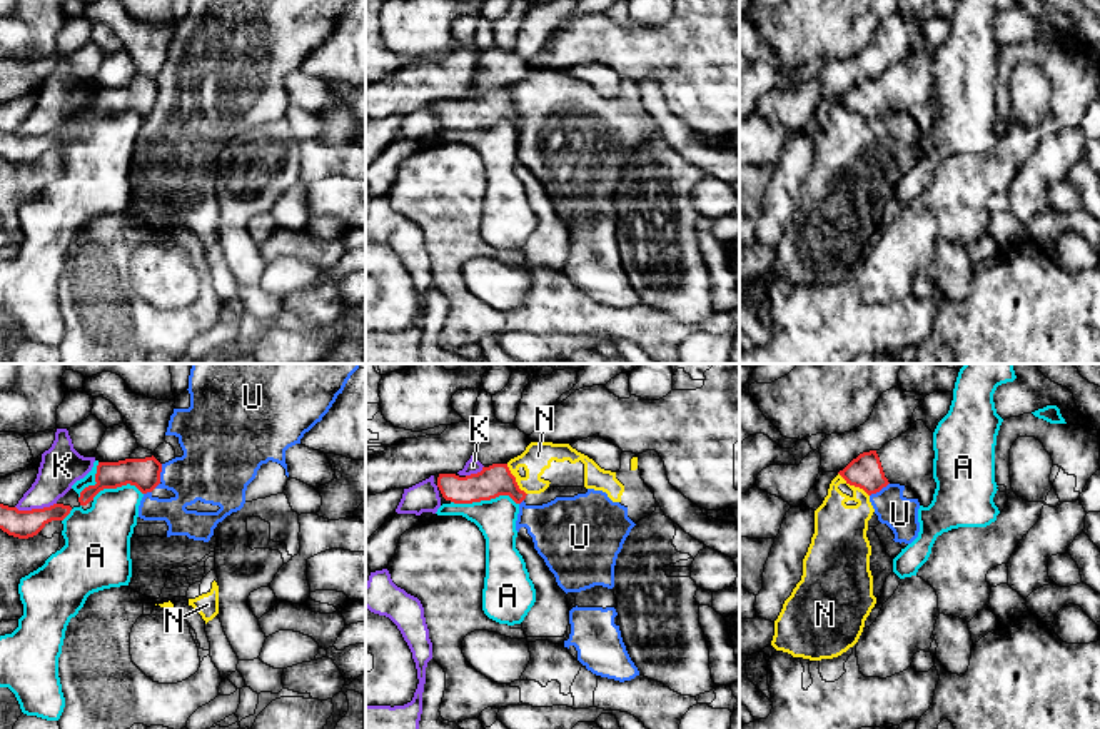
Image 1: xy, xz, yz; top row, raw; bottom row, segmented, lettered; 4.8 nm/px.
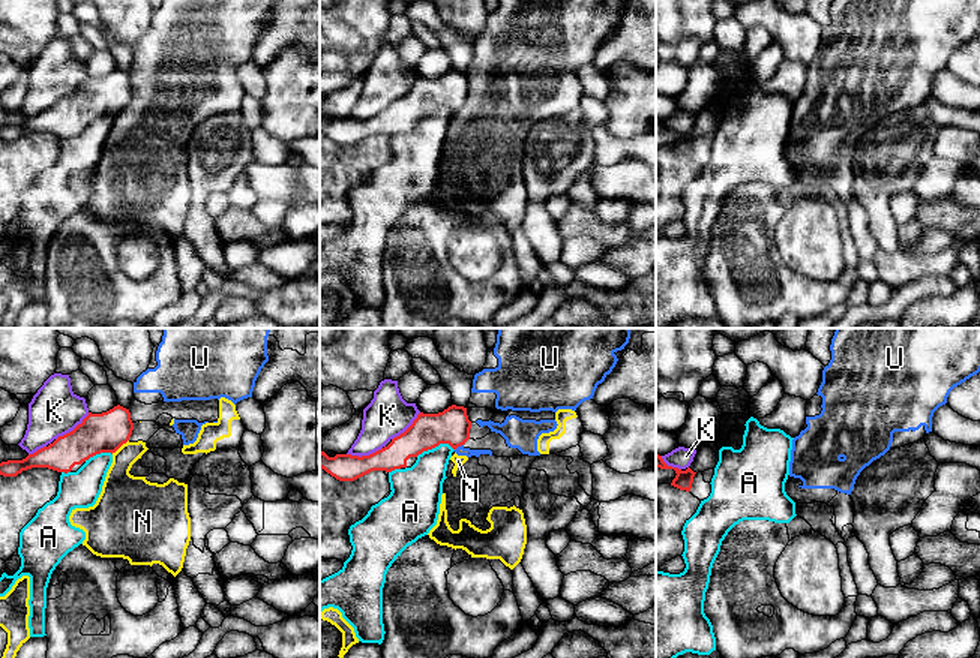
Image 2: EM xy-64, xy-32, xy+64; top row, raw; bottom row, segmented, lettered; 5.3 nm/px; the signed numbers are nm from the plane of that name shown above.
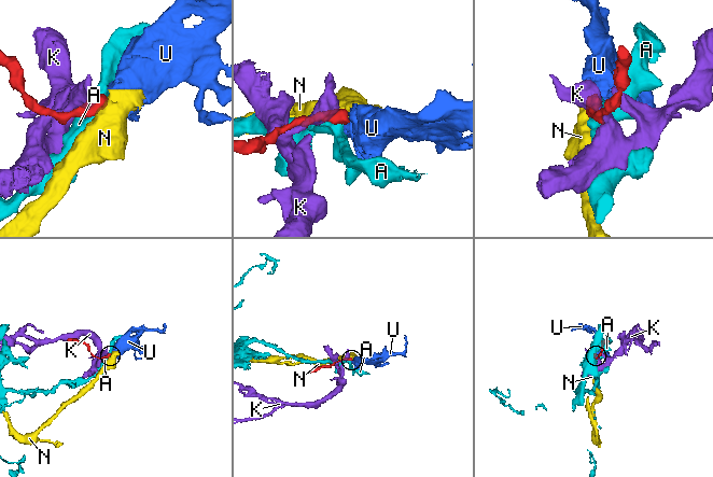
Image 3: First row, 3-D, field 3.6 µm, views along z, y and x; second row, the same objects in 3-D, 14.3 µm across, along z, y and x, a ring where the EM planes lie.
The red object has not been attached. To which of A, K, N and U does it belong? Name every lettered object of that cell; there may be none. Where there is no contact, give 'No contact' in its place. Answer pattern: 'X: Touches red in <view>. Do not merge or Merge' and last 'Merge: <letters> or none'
A: Touches red in xz. Do not merge
K: Touches red in xy. Do not merge
N: Touches red in yz. Do not merge
U: Touches red in xy. Do not merge
Merge: none

